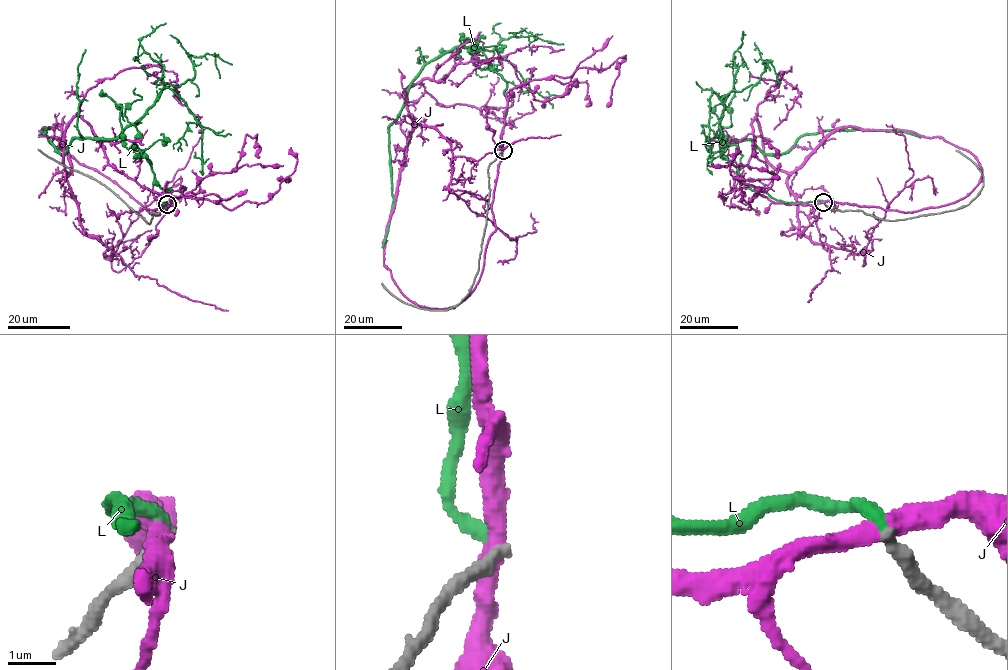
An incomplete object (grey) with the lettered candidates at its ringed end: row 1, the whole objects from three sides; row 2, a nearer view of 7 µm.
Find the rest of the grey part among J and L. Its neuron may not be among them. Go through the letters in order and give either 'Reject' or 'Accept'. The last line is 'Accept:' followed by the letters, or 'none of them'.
J: Reject
L: Accept
Accept: L

